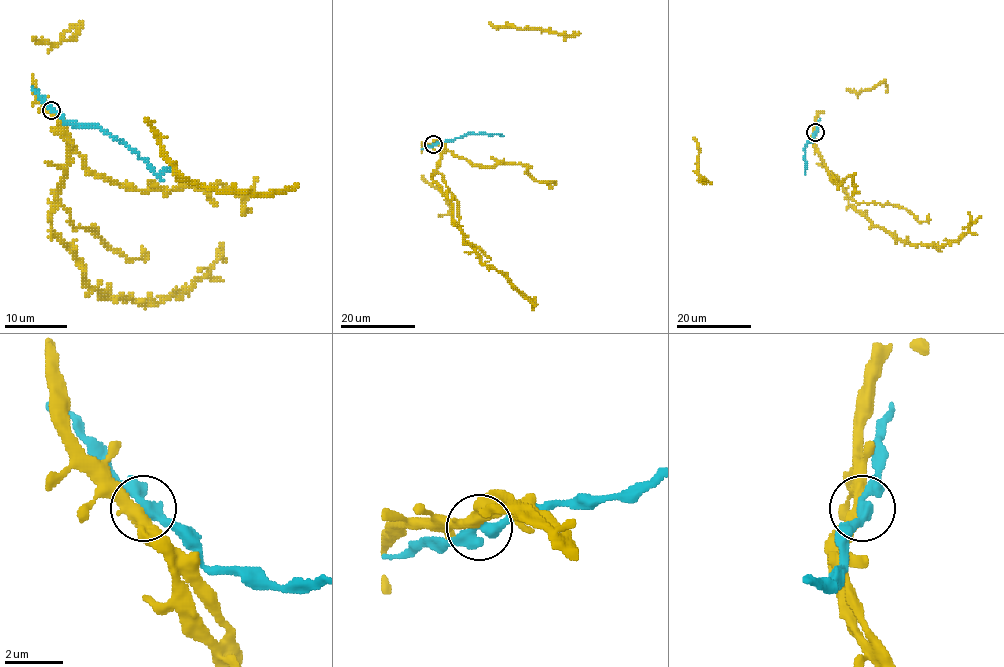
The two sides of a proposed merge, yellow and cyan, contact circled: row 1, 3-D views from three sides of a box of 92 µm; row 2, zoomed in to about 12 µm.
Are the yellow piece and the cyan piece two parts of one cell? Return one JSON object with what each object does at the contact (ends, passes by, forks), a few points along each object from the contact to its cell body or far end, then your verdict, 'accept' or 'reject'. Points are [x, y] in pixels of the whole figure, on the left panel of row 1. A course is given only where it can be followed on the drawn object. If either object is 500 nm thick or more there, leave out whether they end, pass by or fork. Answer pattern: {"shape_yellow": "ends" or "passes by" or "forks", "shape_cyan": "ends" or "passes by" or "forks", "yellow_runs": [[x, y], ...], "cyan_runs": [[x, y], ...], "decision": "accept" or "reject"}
{"shape_yellow": "passes by", "shape_cyan": "forks", "yellow_runs": [[50, 109], [67, 144], [50, 228], [91, 287], [103, 297], [161, 303], [203, 275], [220, 254], [219, 244]], "cyan_runs": [[52, 109], [66, 122], [81, 126], [100, 126], [142, 158], [156, 173], [169, 169]], "decision": "accept"}

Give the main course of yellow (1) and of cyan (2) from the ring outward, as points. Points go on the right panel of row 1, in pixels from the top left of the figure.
1: (816, 132), (814, 148), (842, 186), (848, 203), (895, 238), (941, 248), (967, 231), (967, 212)
2: (816, 132), (813, 140), (804, 148), (804, 170), (807, 167)

